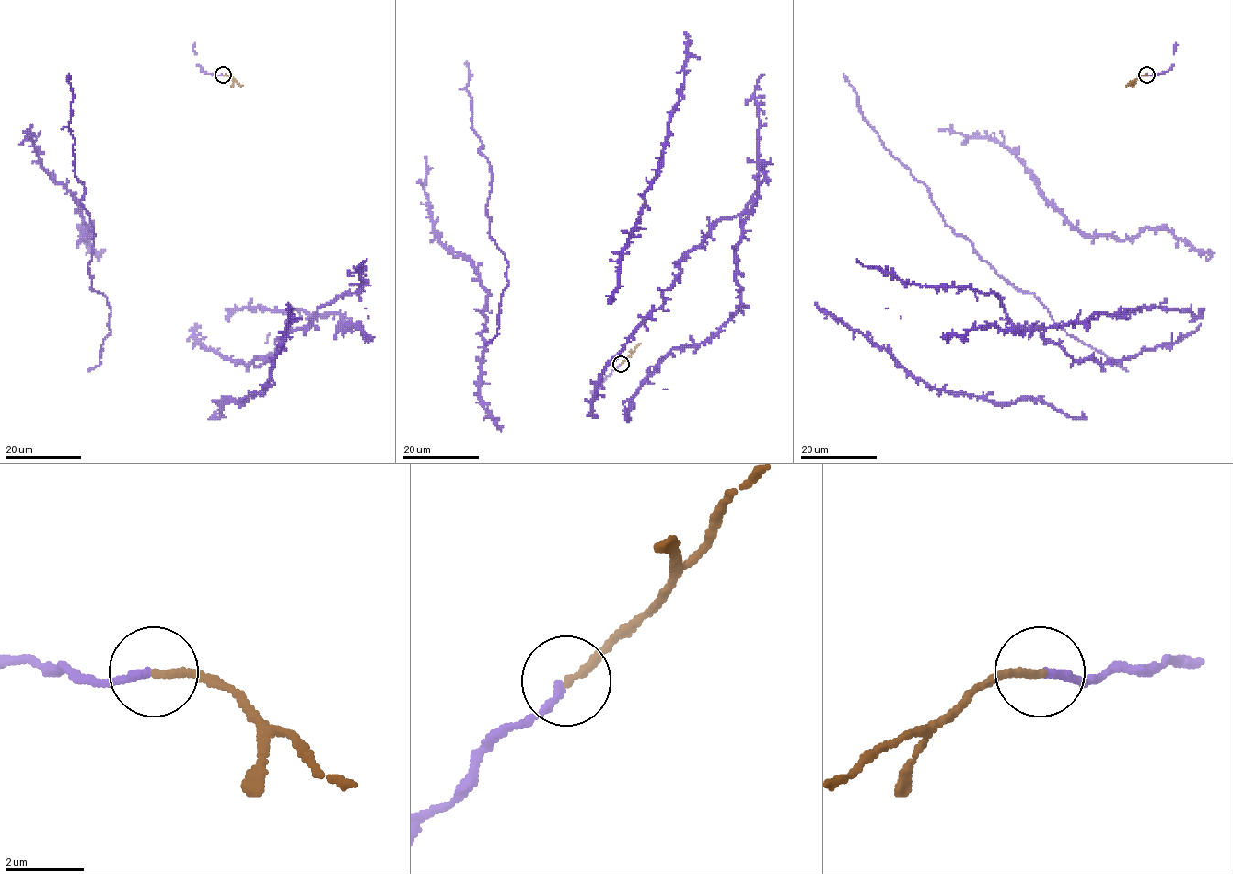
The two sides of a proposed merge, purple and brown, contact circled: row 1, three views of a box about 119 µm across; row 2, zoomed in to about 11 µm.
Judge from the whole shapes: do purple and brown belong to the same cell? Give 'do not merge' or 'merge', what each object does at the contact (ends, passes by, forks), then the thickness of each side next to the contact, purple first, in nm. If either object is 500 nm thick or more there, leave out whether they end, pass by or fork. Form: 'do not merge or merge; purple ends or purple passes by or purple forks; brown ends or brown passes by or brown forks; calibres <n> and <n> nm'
merge; purple ends; brown ends; calibres 220 and 200 nm

